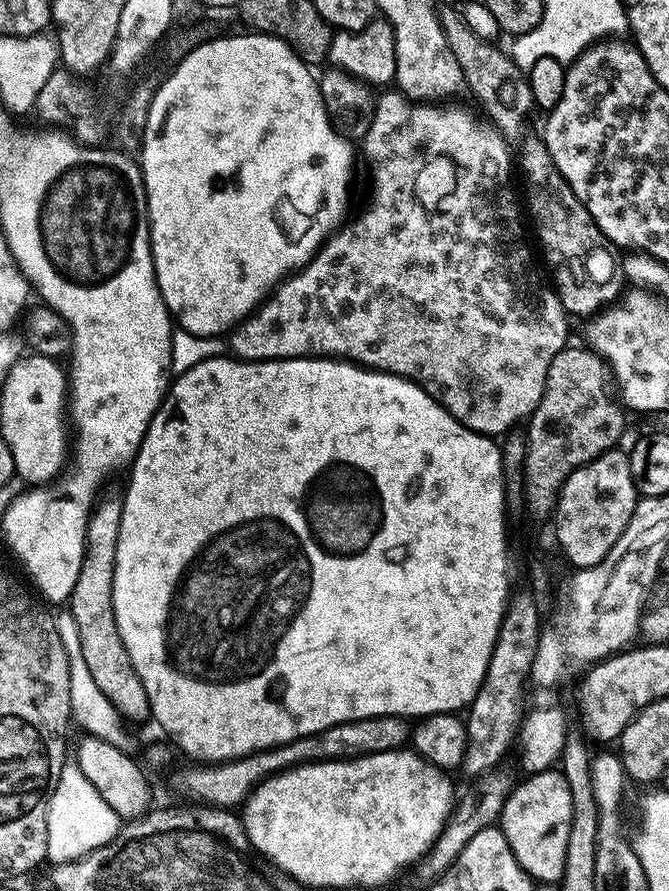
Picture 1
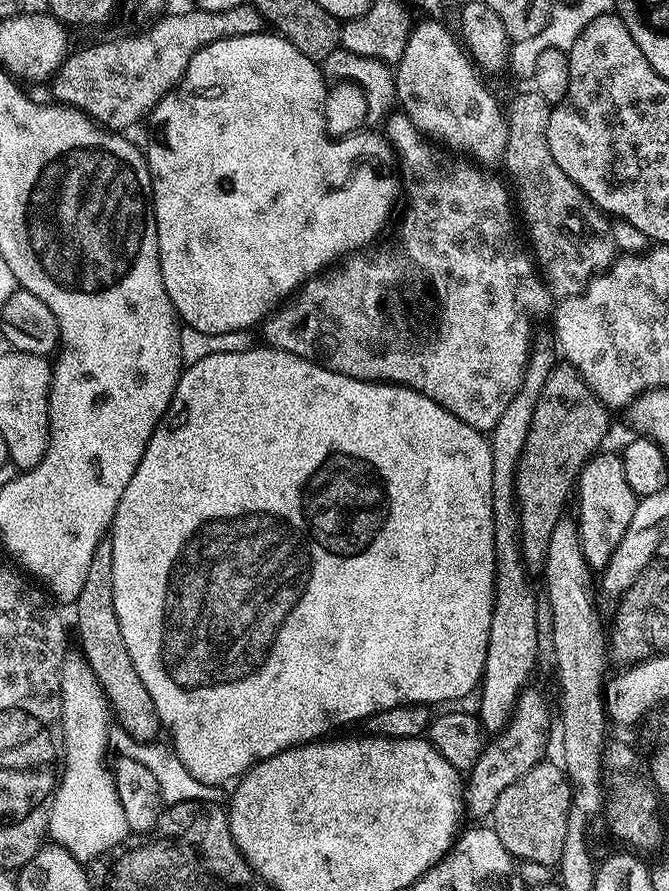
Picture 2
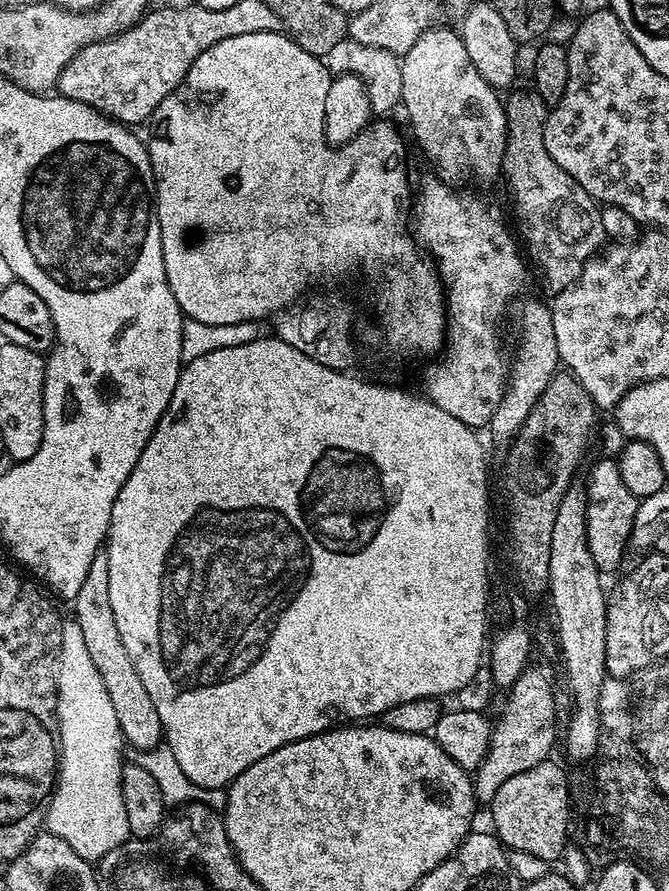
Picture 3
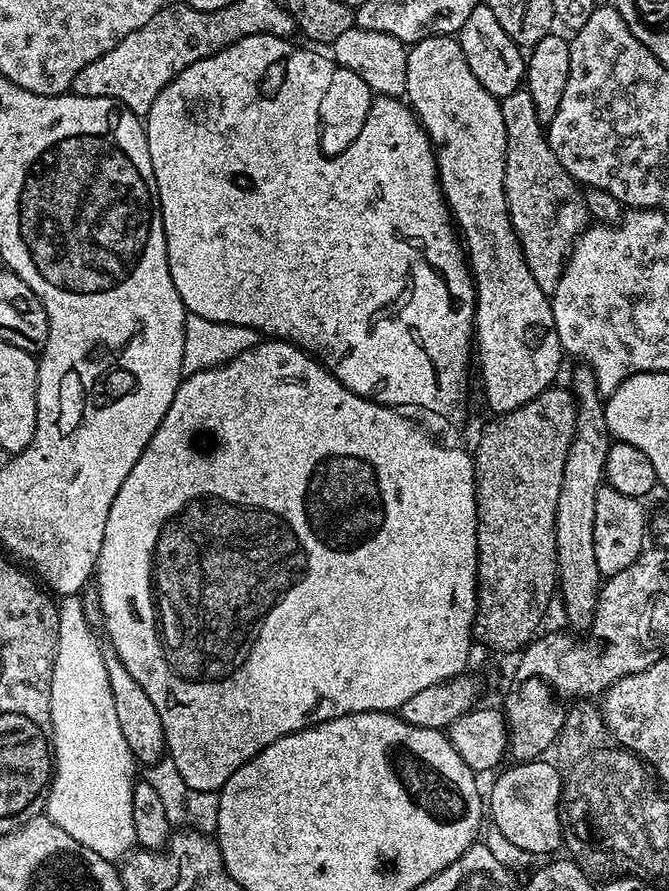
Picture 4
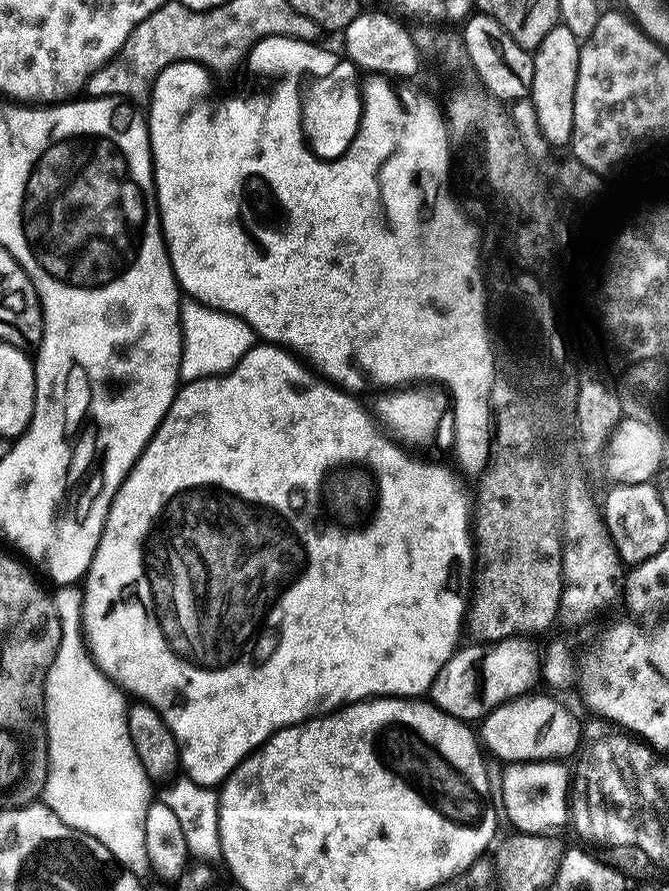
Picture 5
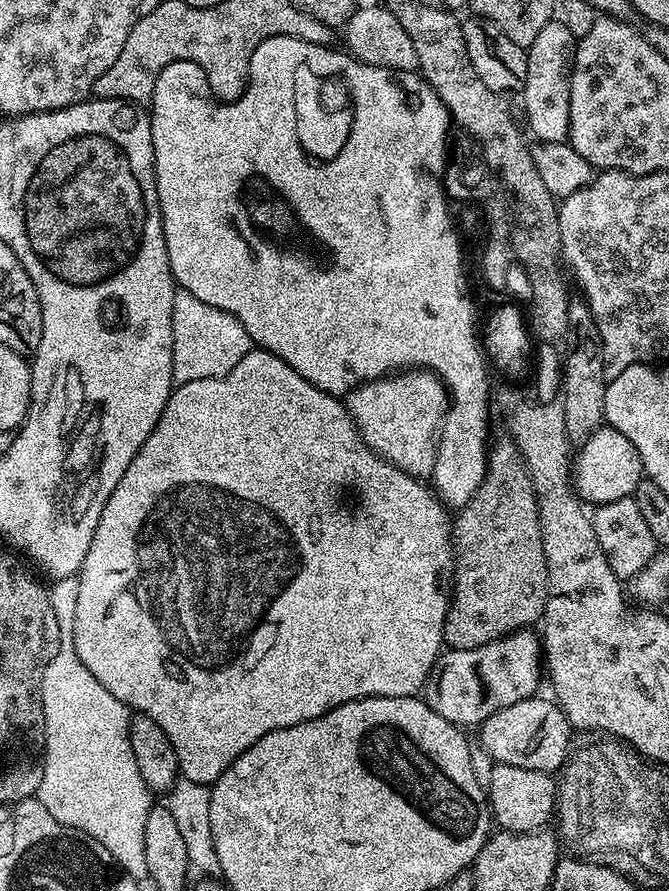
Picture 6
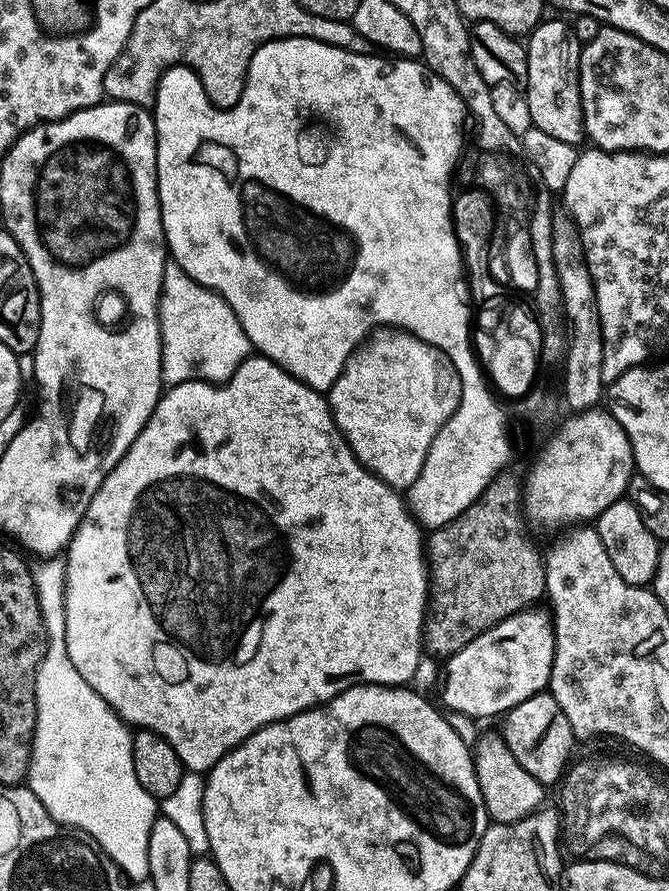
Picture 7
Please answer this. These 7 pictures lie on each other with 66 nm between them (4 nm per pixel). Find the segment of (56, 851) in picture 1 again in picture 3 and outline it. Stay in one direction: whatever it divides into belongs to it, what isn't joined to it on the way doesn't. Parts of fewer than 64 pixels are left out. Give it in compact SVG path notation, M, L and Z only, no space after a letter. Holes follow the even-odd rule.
M68 618L62 623L62 646L60 647L60 661L56 667L56 722L58 725L58 783L46 805L46 828L53 832L66 846L73 848L77 854L89 862L103 861L104 855L114 850L119 844L129 839L130 833L127 826L126 806L123 804L123 790L120 785L122 761L120 762L120 748L122 749L122 737L118 718L114 718L114 705L110 702L110 694L106 694L106 686L102 686L102 674L94 667L90 654L86 650L86 642L82 642L82 630L78 630L75 619Z

